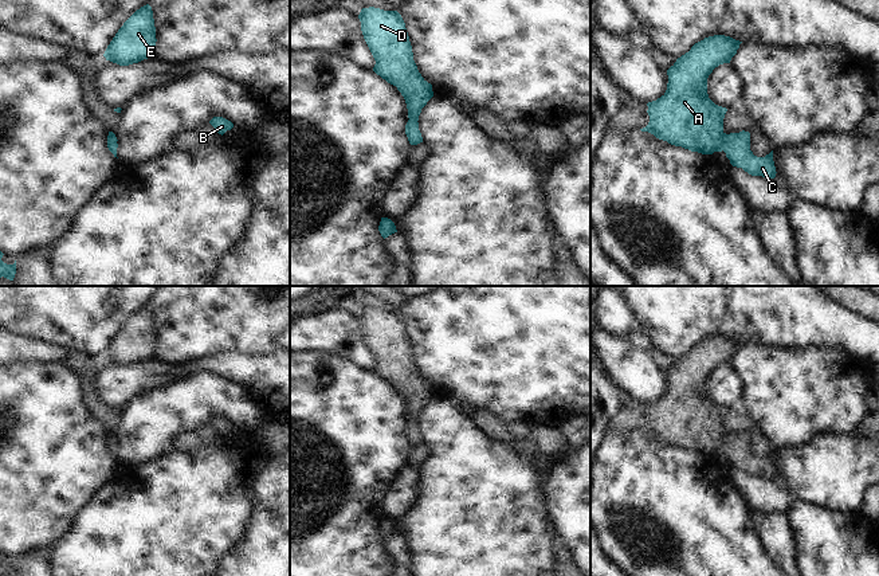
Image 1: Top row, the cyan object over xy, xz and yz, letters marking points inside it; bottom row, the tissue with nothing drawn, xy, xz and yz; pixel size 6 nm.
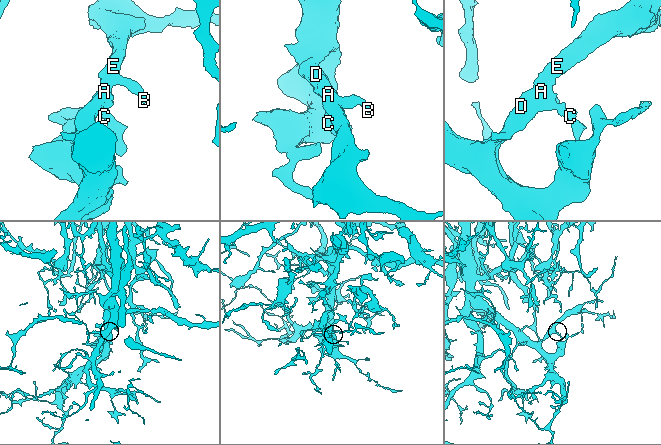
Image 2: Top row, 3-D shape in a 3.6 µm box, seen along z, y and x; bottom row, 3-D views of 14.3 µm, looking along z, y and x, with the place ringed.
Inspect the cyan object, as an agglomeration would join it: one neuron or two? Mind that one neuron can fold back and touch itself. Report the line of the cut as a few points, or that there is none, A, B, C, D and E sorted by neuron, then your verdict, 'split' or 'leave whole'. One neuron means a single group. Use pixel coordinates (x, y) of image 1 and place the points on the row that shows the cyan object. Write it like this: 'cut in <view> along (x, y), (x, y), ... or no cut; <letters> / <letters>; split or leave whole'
no cut; A B C D E; leave whole

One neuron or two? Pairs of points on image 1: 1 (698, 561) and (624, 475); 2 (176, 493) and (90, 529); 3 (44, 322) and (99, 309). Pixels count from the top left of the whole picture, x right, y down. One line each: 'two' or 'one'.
1: one
2: one
3: one

